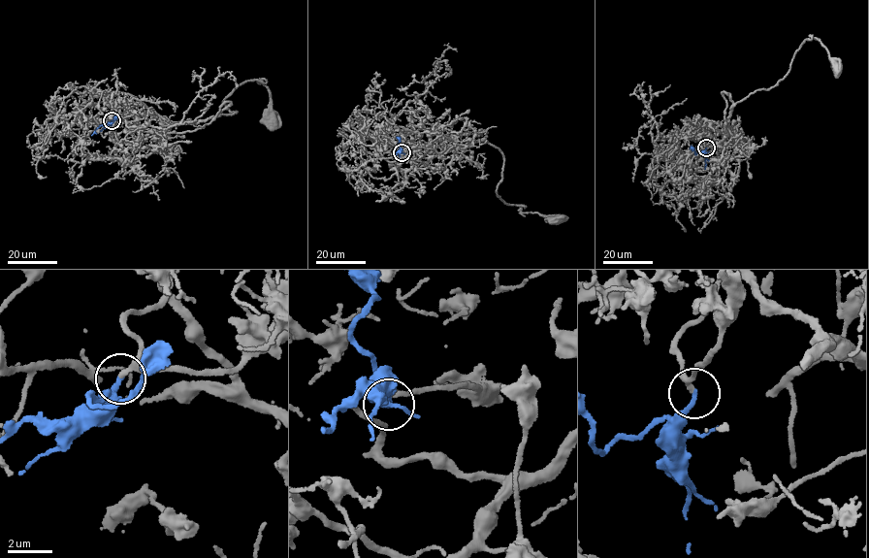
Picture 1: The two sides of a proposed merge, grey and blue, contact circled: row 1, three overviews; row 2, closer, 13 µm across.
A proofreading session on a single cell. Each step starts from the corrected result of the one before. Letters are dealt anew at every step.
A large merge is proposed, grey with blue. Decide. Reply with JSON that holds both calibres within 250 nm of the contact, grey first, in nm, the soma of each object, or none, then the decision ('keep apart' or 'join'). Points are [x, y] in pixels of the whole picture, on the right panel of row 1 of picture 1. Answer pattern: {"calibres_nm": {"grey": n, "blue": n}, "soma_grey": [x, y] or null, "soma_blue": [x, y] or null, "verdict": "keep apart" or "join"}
{"calibres_nm": {"grey": 180, "blue": 200}, "soma_grey": [836, 68], "soma_blue": null, "verdict": "join"}

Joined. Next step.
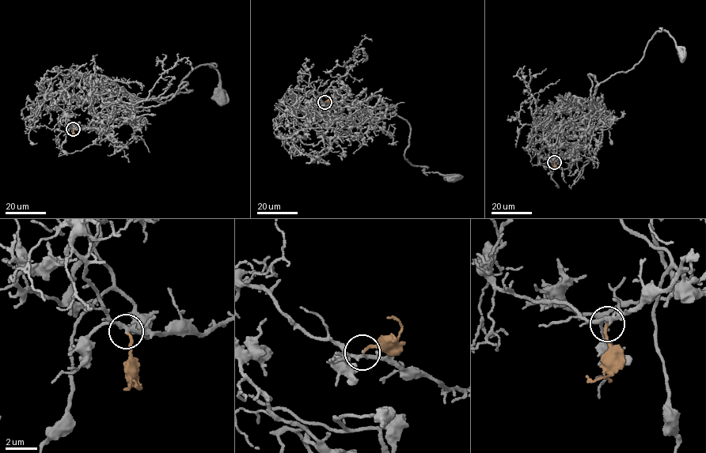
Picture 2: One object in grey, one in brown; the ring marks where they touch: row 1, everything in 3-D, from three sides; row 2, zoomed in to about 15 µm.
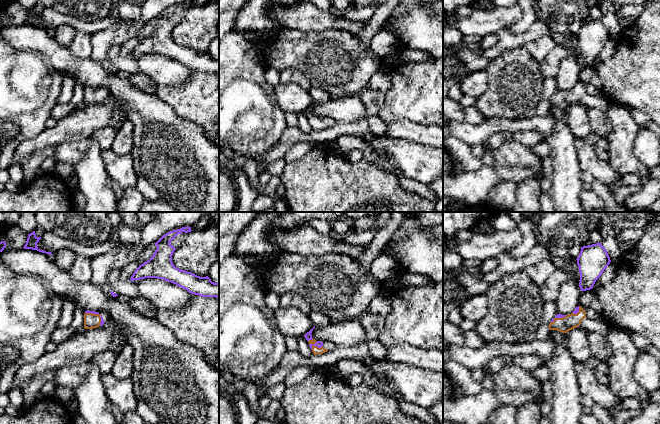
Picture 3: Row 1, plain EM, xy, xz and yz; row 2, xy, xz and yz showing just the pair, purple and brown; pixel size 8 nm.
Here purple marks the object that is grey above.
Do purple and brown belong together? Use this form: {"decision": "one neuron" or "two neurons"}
{"decision": "one neuron"}

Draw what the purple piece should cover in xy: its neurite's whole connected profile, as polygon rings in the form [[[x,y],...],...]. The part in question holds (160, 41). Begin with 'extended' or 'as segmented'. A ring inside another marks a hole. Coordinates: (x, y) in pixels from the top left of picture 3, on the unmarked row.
as segmented; [[[182,3],[163,11],[155,19],[157,25],[153,32],[134,47],[130,56],[133,58],[145,54],[163,55],[176,60],[191,70],[219,74],[219,59],[212,58],[208,52],[200,53],[191,48],[180,46],[172,38],[172,31],[176,25],[170,18],[178,10],[191,7],[191,3]]]

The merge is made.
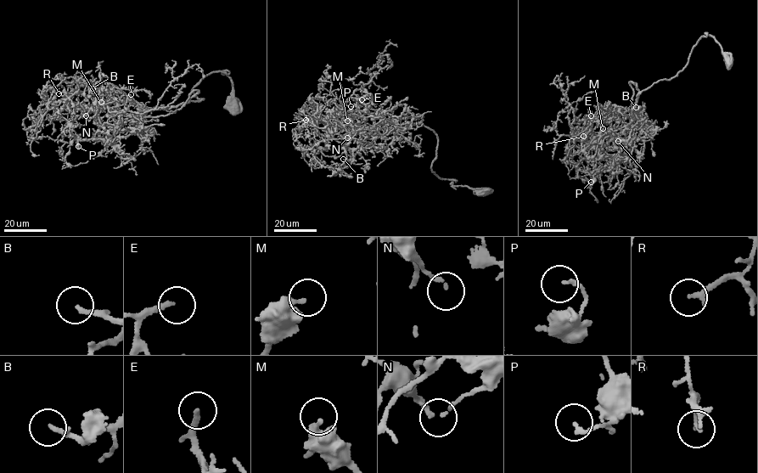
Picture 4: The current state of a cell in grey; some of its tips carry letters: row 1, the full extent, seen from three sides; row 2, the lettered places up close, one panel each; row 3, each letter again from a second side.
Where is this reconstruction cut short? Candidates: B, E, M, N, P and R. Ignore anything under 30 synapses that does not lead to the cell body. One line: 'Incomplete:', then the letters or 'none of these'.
Incomplete: B, E, R

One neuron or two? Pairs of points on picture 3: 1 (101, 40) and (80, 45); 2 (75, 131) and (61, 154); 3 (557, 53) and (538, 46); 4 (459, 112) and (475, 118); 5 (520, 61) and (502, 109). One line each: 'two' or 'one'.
1: two
2: two
3: two
4: one
5: one

